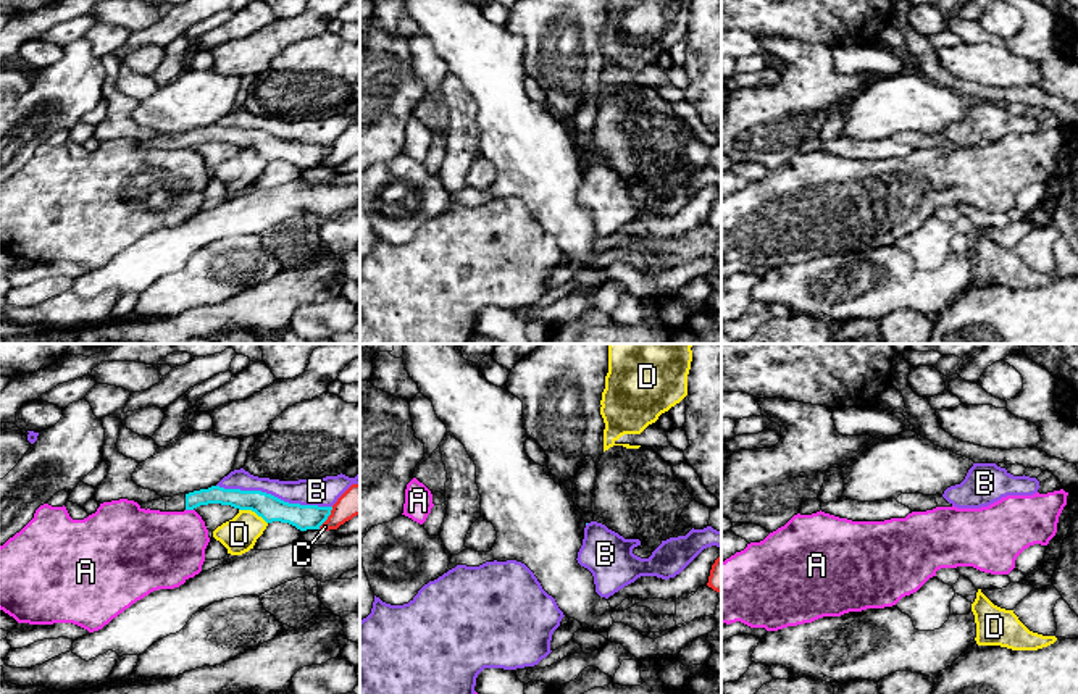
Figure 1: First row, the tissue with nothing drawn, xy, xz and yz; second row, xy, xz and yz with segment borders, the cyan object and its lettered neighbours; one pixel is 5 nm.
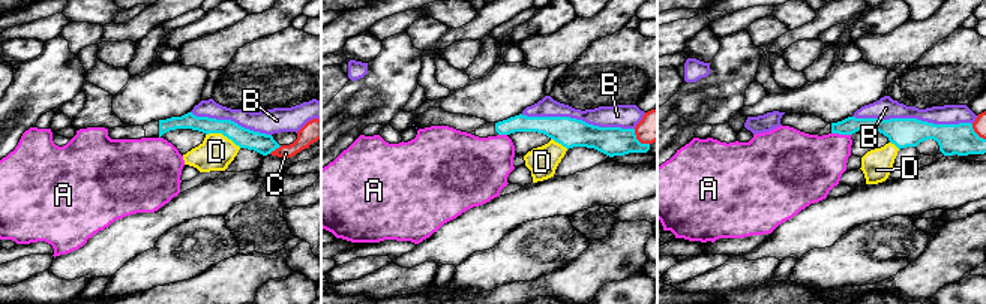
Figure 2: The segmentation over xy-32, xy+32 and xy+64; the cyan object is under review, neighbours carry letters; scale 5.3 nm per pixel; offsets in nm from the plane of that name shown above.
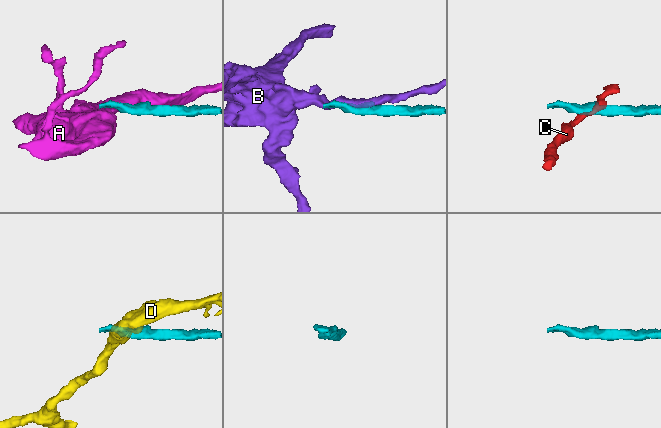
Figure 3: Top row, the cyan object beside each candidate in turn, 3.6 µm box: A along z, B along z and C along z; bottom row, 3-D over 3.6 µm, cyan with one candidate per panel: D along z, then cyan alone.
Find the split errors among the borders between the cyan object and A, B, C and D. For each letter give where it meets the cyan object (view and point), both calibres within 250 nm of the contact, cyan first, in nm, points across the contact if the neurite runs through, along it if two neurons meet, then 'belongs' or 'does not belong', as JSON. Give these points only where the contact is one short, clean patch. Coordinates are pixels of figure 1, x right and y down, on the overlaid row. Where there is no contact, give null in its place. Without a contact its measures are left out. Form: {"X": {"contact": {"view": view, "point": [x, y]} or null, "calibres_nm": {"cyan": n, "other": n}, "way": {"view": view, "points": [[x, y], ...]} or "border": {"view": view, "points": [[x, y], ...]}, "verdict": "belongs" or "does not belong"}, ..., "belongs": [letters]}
{"A": {"contact": {"view": "xy", "point": [189, 509]}, "calibres_nm": {"cyan": 90, "other": 380}, "border": {"view": "xy", "points": [[186, 509], [192, 510]]}, "verdict": "does not belong"}, "B": {"contact": {"view": "xy", "point": [273, 496]}, "calibres_nm": {"cyan": 130, "other": 140}, "verdict": "does not belong"}, "C": {"contact": {"view": "xy", "point": [326, 518]}, "calibres_nm": {"cyan": 130, "other": 160}, "verdict": "does not belong"}, "D": {"contact": {"view": "xy", "point": [254, 510]}, "calibres_nm": {"cyan": 130, "other": 180}, "border": {"view": "xy", "points": [[239, 509], [255, 512], [267, 523]]}, "verdict": "does not belong"}, "belongs": []}

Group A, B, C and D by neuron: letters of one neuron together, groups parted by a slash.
A / B / C / D

